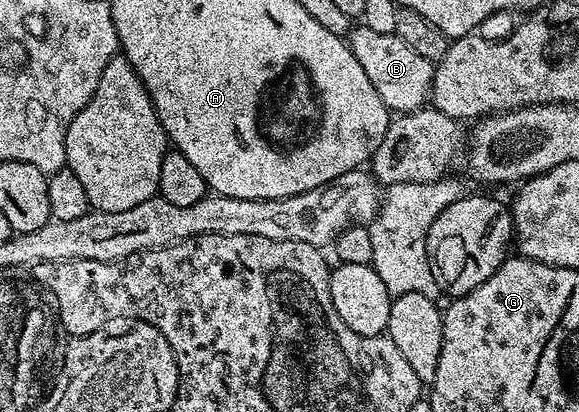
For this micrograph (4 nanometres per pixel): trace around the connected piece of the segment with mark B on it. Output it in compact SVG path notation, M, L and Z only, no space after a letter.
M364 26L354 27L348 33L347 43L355 58L359 58L359 66L363 66L367 78L371 78L371 86L379 90L379 98L383 98L390 113L414 112L417 108L426 107L433 87L434 61L423 58L423 54L415 54L415 50L411 50L411 46L407 46L407 42L403 42L396 34L378 34L377 31Z

